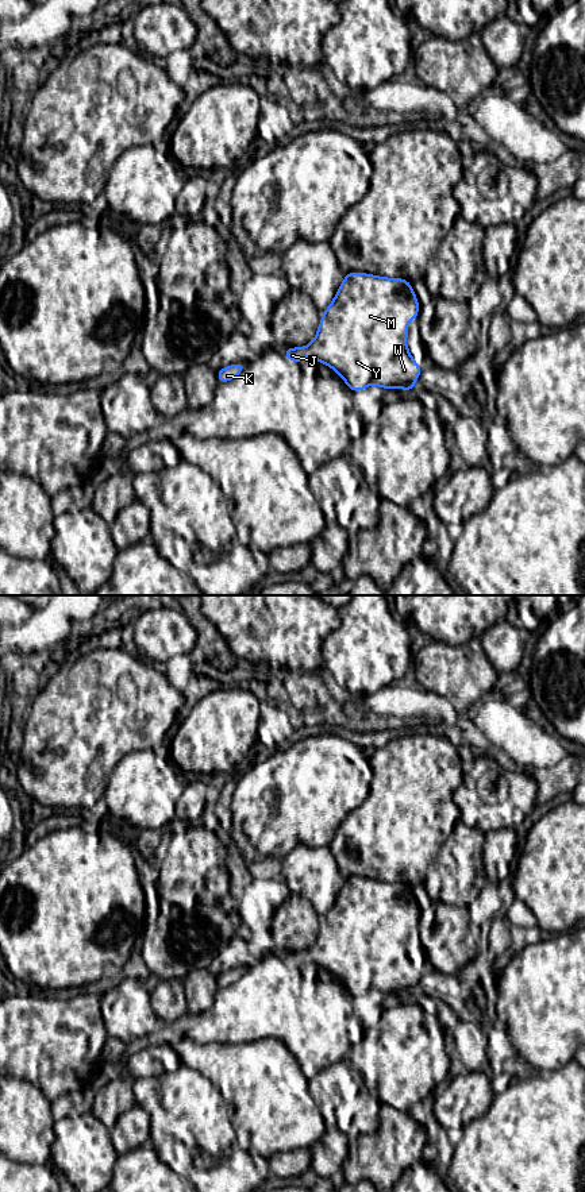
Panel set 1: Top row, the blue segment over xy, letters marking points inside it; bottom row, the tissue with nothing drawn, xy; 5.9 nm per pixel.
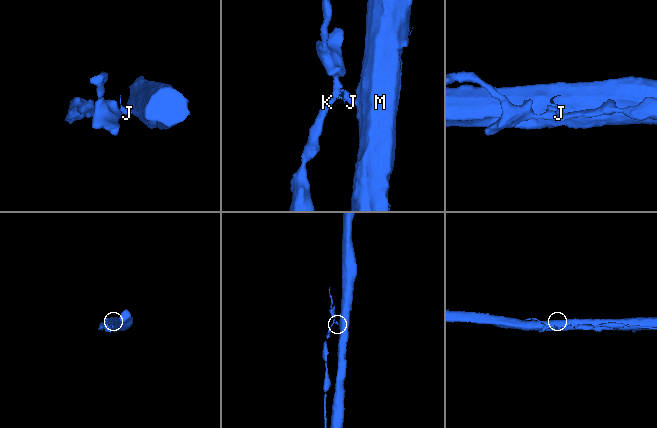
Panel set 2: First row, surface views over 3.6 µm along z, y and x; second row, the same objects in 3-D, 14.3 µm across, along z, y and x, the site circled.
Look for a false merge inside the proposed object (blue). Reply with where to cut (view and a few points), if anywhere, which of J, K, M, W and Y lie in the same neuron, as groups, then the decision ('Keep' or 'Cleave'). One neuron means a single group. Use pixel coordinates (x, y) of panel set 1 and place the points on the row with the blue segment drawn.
Split along xy (304, 347), (307, 354). Groups: J K / M W Y. Cleave

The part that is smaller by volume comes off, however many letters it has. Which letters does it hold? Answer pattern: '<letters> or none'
J, K

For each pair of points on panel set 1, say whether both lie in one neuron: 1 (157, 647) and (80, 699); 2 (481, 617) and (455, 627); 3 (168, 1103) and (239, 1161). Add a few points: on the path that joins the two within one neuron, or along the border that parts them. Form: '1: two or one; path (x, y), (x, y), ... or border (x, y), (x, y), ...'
1: two; border (143, 659), (151, 664)
2: one; path (474, 617), (465, 617), (462, 620)
3: one; path (188, 1131), (189, 1167), (211, 1172)

